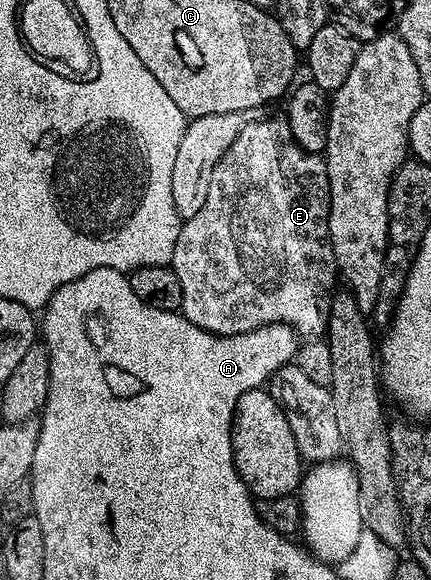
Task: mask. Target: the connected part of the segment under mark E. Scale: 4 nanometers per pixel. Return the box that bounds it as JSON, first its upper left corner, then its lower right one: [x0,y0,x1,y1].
[175,116,339,339]

